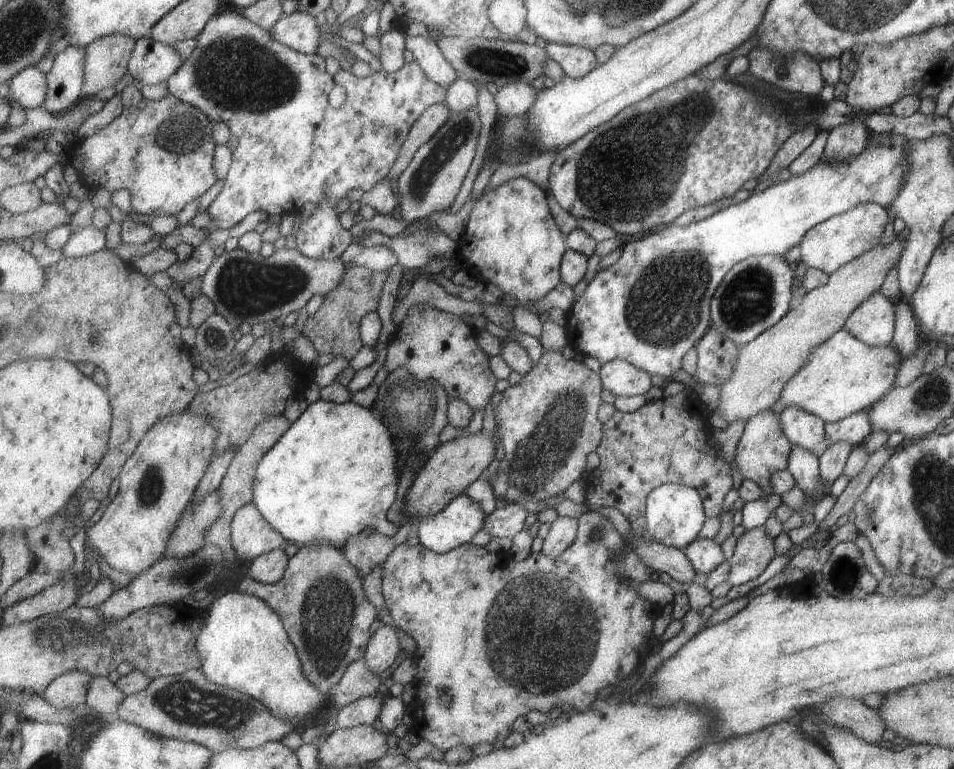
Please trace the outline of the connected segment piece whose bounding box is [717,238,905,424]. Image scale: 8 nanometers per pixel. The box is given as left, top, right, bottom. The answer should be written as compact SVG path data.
M896 238L886 246L880 244L857 256L848 264L829 274L829 281L824 286L807 291L797 301L798 304L794 303L792 308L774 326L759 334L748 344L740 346L738 362L735 364L733 374L725 383L718 386L721 403L717 409L720 410L728 424L734 421L747 421L758 412L771 408L780 398L786 383L807 363L807 359L811 357L815 347L836 335L840 329L844 329L846 319L850 316L850 313L881 289L888 271L894 265L898 266L903 247L905 247L905 241L903 243Z

